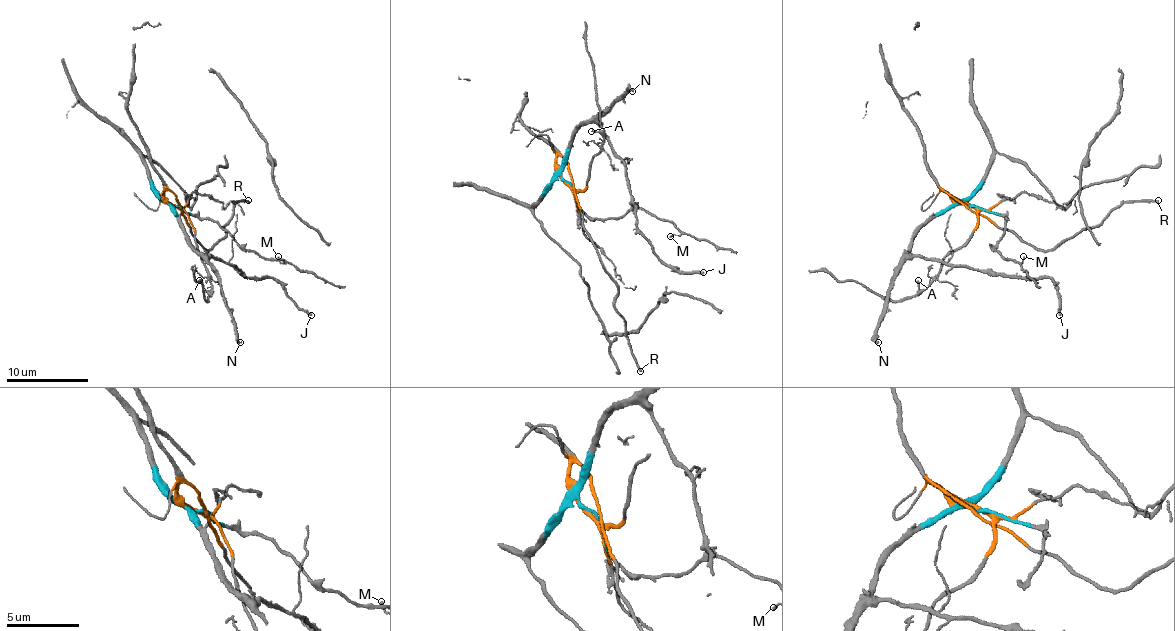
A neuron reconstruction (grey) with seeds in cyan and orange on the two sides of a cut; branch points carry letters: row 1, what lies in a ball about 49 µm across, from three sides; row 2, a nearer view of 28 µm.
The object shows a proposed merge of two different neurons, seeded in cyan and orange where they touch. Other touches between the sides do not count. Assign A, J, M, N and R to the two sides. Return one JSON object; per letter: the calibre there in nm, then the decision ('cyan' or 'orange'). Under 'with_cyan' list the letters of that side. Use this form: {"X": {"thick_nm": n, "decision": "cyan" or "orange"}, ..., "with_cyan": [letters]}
{"A": {"thick_nm": 130, "decision": "orange"}, "J": {"thick_nm": 220, "decision": "cyan"}, "M": {"thick_nm": 120, "decision": "cyan"}, "N": {"thick_nm": 280, "decision": "cyan"}, "R": {"thick_nm": 240, "decision": "orange"}, "with_cyan": ["J", "M", "N"]}

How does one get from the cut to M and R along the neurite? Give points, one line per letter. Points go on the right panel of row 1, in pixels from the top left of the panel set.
M: (968, 206), (1005, 218), (1005, 234), (995, 249), (1005, 259), (1021, 263), (1023, 257)
R: (968, 206), (1001, 228), (1013, 230), (1038, 249), (1050, 251), (1097, 226), (1125, 202), (1158, 200)

